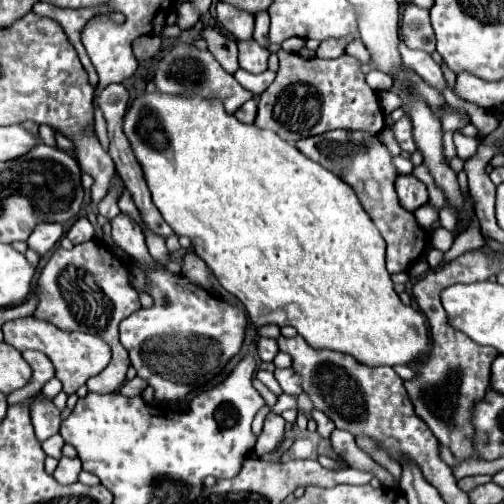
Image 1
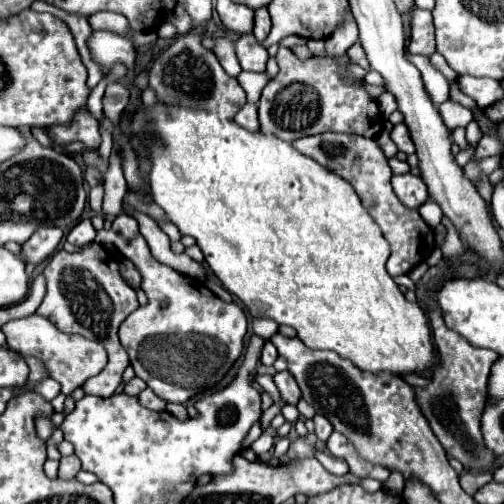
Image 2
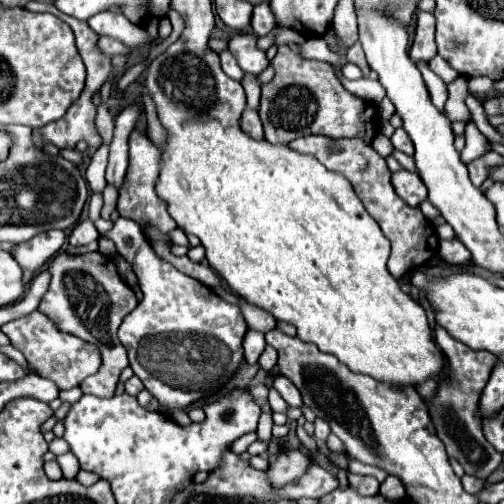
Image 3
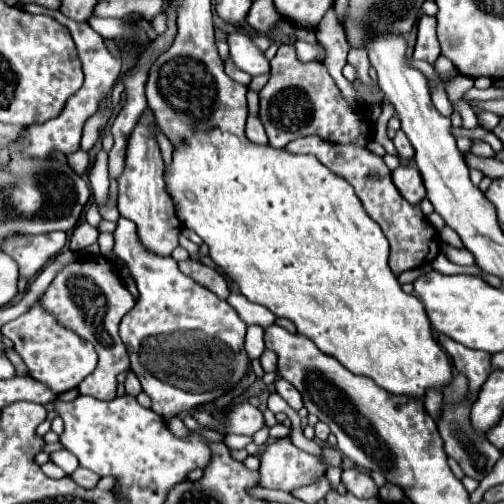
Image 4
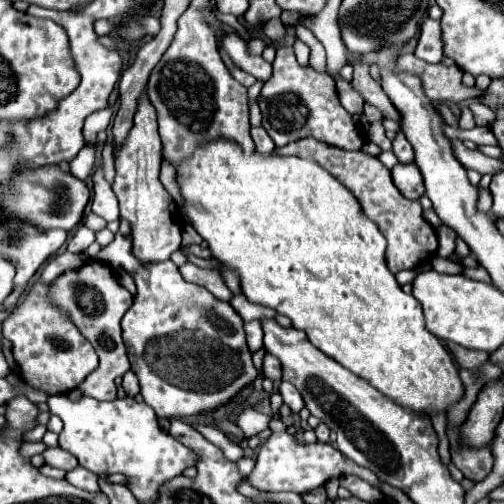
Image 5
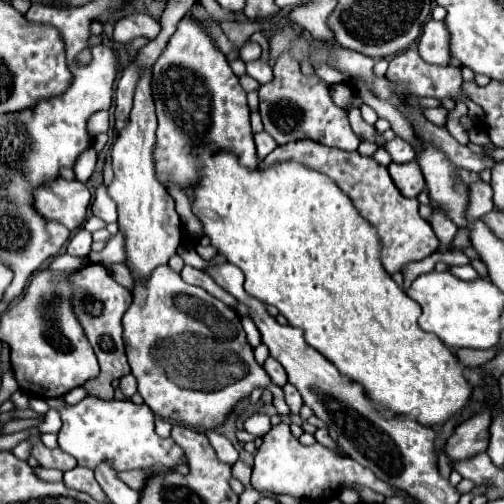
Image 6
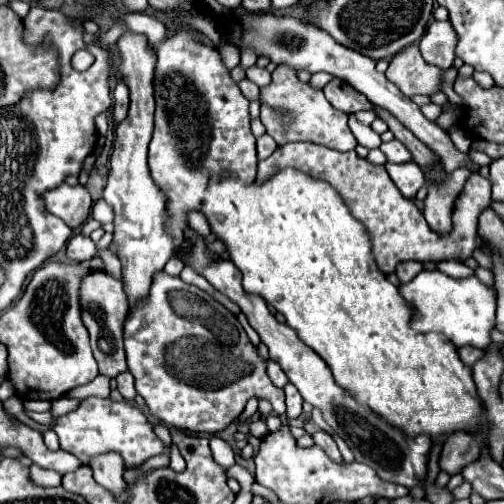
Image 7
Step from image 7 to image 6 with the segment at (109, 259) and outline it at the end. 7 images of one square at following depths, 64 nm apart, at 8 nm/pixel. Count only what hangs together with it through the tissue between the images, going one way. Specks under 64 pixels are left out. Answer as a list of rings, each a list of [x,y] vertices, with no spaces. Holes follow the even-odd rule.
[[[114,264],[110,268],[112,276],[116,282],[124,286],[128,290],[132,291],[134,289],[134,282],[127,266],[123,264]]]

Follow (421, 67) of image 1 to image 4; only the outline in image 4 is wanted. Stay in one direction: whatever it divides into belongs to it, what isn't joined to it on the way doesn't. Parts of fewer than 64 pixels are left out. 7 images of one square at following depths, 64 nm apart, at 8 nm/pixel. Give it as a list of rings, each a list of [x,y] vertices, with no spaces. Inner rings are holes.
[[[436,84],[436,88],[432,88],[432,102],[434,102],[434,106],[436,106],[436,110],[440,114],[444,114],[444,116],[450,116],[452,114],[452,106],[450,106],[450,102],[446,98],[444,86],[438,86]]]

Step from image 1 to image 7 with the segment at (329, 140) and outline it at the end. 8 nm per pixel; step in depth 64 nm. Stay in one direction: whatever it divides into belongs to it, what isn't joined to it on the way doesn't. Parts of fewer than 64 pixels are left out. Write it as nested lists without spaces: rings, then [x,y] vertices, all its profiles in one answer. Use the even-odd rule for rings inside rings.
[[[292,142],[280,146],[270,158],[258,162],[258,178],[256,182],[268,180],[282,168],[300,168],[320,180],[328,180],[338,194],[346,200],[352,216],[362,220],[372,236],[372,248],[378,268],[384,274],[392,274],[400,262],[418,260],[418,262],[440,262],[440,260],[458,260],[464,262],[472,250],[476,248],[476,228],[478,216],[484,208],[490,208],[490,180],[482,178],[474,172],[460,192],[460,214],[456,208],[454,214],[454,230],[446,236],[436,234],[424,220],[422,212],[416,208],[414,200],[404,198],[400,190],[390,180],[384,166],[376,166],[366,158],[360,158],[352,152],[338,152],[326,146],[318,146],[312,142]]]

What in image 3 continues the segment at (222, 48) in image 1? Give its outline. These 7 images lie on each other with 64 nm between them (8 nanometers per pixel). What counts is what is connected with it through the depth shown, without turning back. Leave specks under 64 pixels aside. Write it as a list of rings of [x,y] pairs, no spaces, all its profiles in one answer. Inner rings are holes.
[[[228,48],[220,52],[220,60],[222,60],[222,70],[224,70],[230,78],[234,78],[234,80],[242,80],[244,72],[242,72],[242,68],[238,66],[236,58],[230,54],[230,50],[228,50]]]

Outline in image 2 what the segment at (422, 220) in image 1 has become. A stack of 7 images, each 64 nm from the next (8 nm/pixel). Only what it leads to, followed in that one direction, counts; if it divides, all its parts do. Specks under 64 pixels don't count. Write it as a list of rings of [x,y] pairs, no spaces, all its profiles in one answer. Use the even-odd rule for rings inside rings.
[[[434,200],[424,202],[424,204],[418,208],[418,214],[422,216],[422,220],[424,220],[432,230],[436,230],[436,226],[438,226],[440,220],[442,220],[442,210],[440,210],[440,206],[438,206]]]

